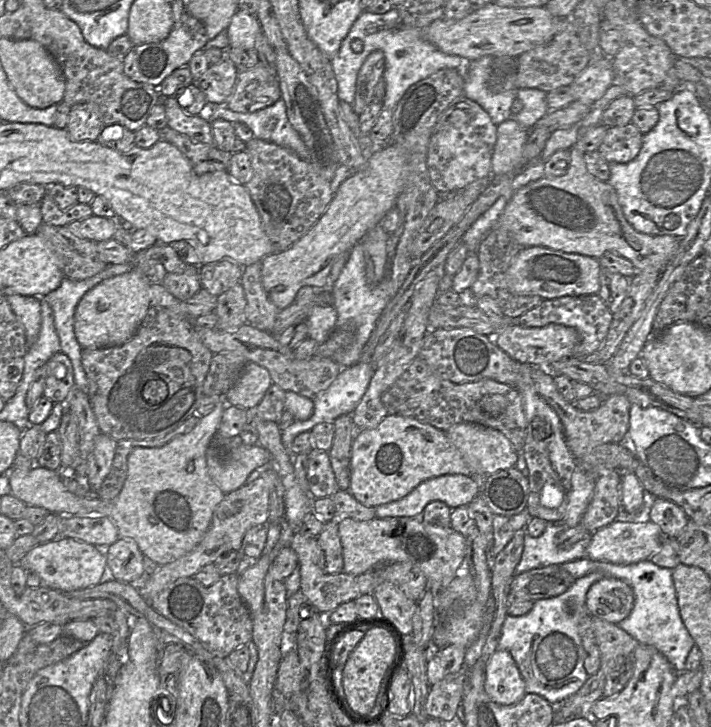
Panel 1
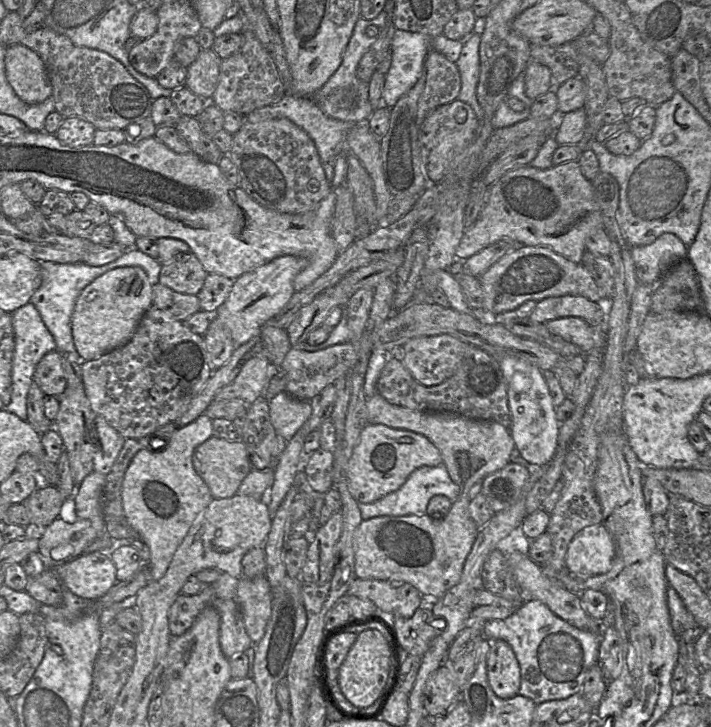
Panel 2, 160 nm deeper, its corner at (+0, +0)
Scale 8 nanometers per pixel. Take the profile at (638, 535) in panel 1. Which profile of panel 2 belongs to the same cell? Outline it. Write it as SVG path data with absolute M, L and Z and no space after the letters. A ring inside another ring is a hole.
M596 524L579 531L568 545L566 568L583 576L607 573L615 556L615 545L605 526Z

